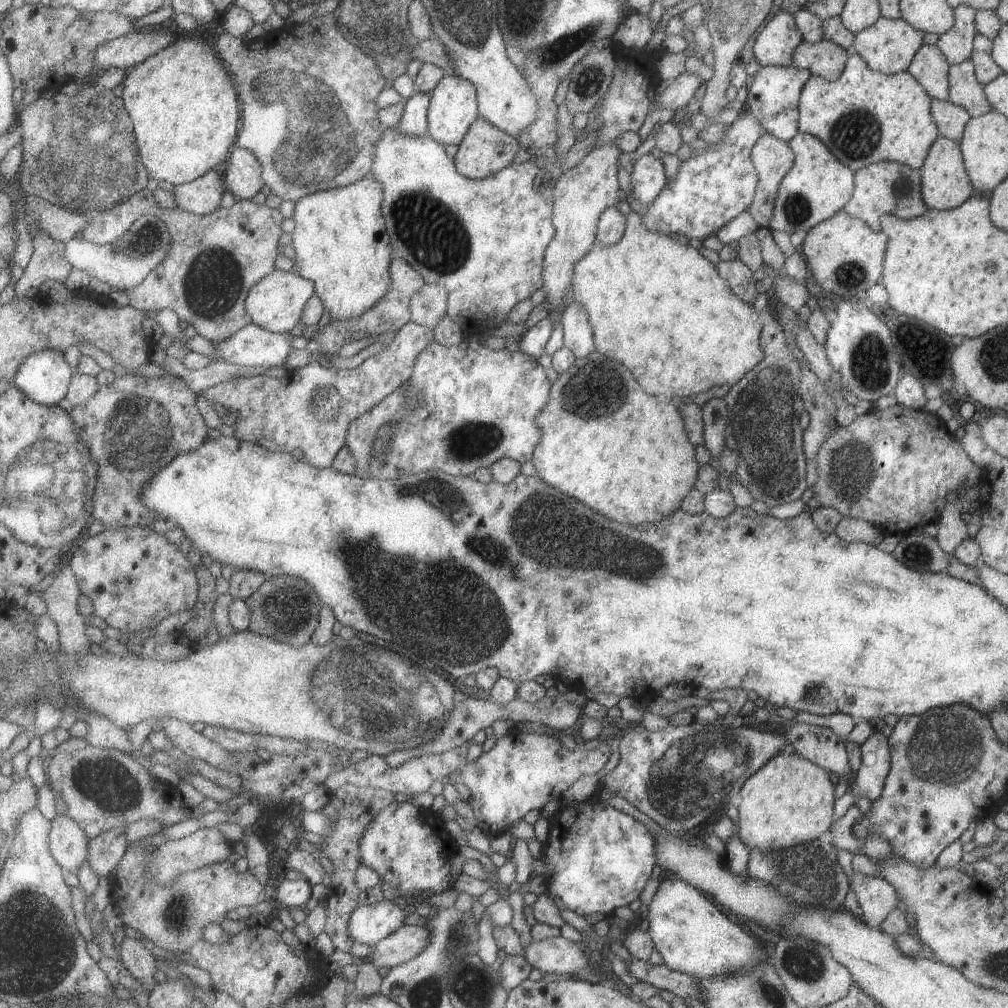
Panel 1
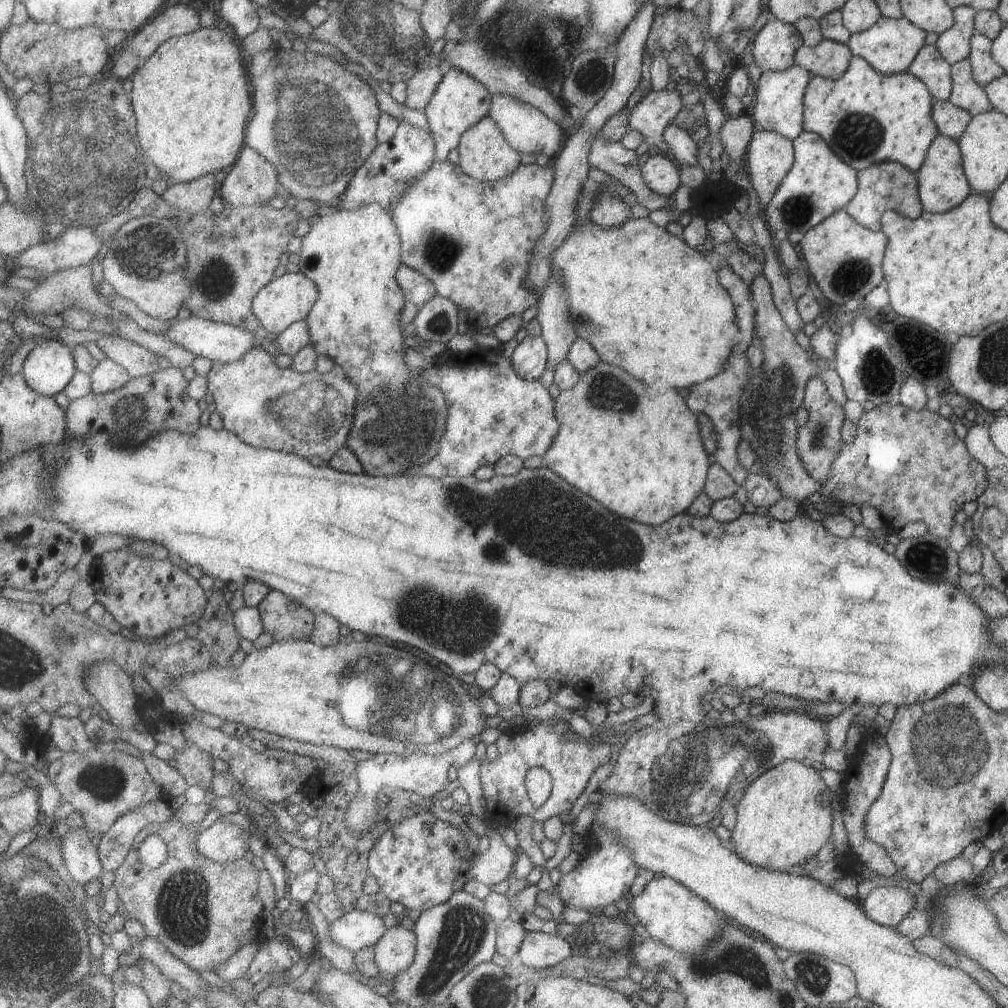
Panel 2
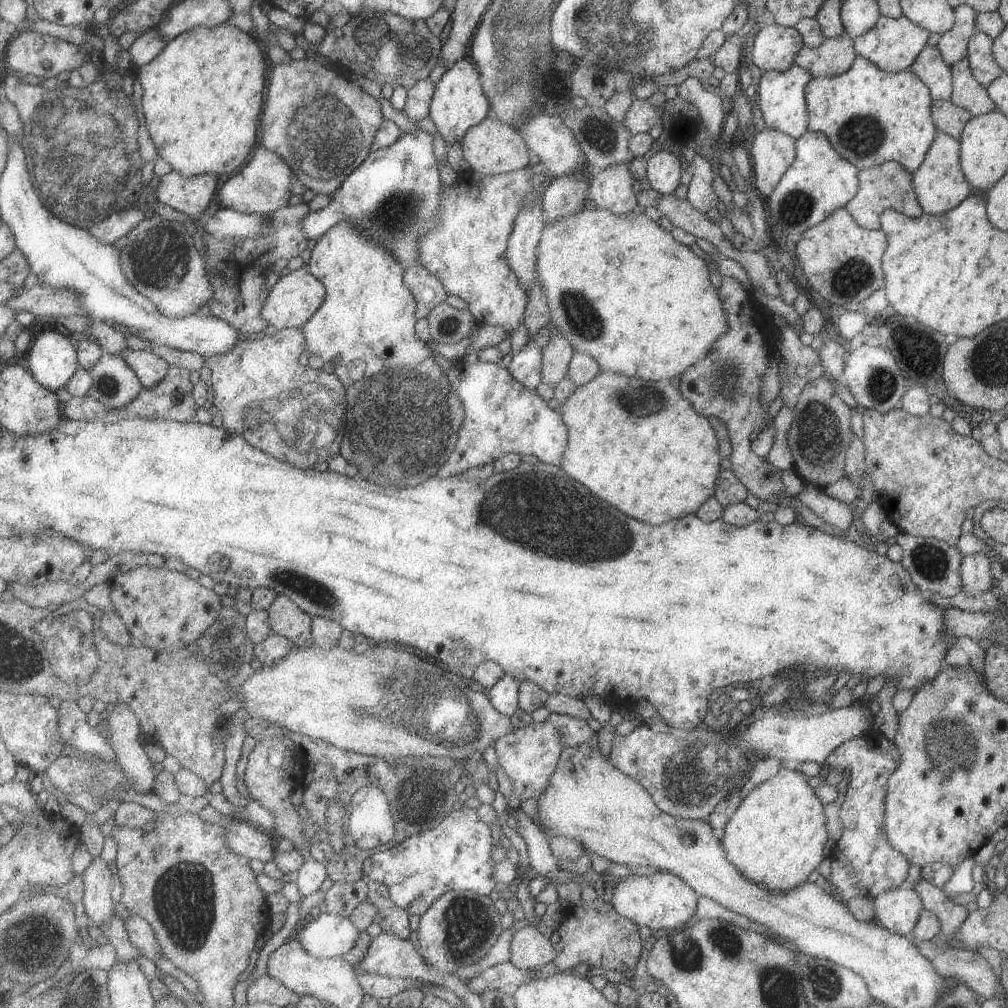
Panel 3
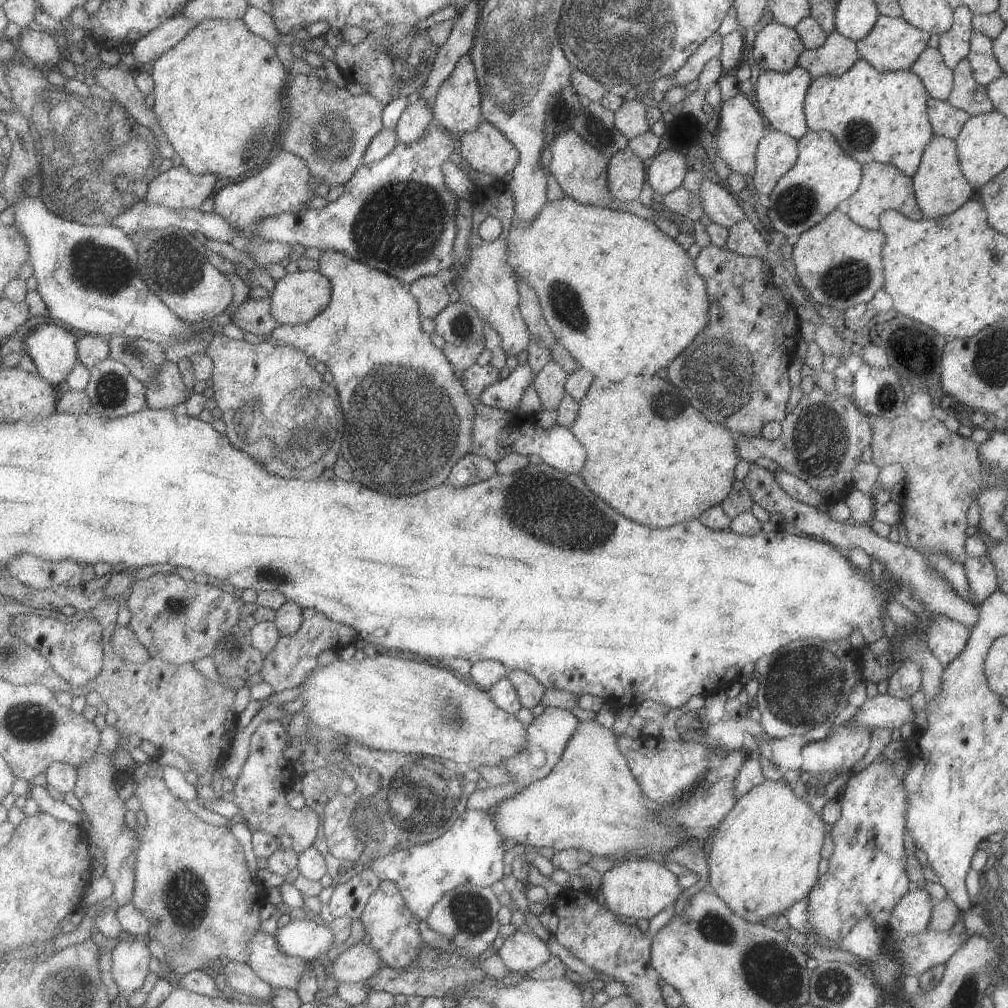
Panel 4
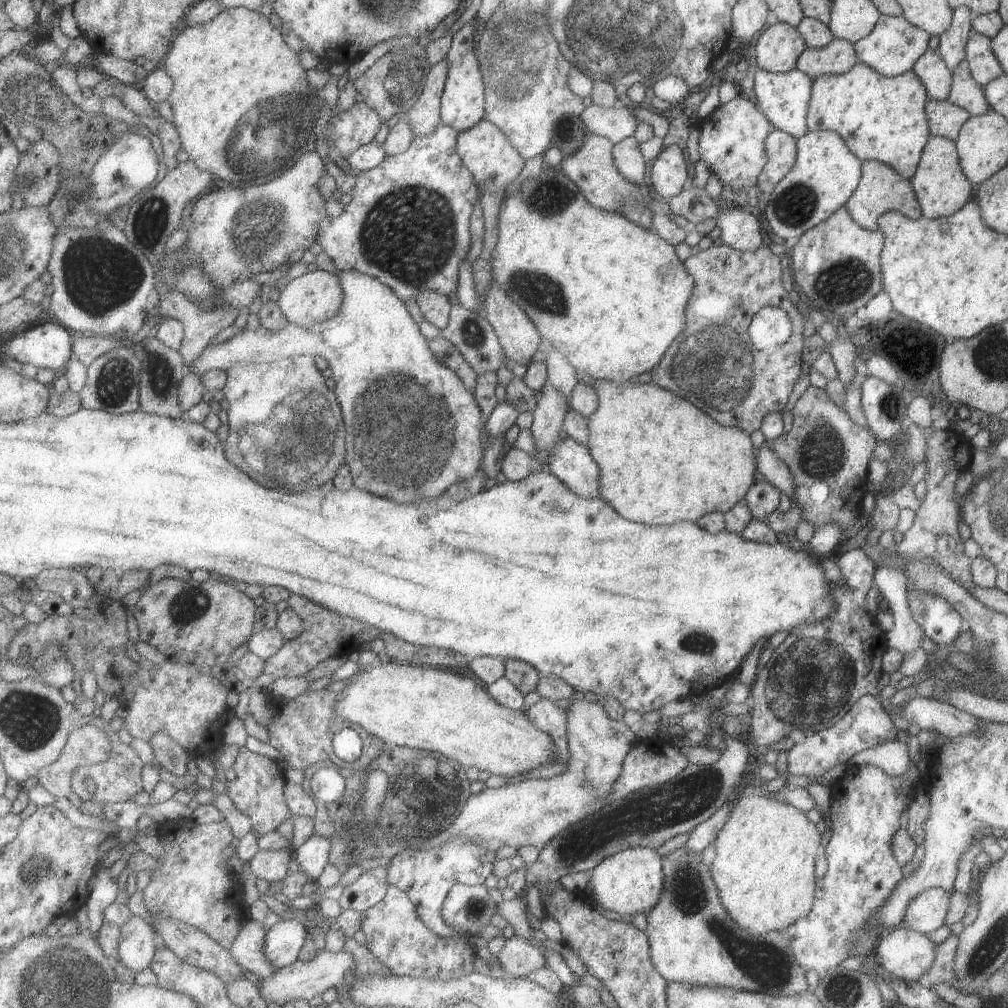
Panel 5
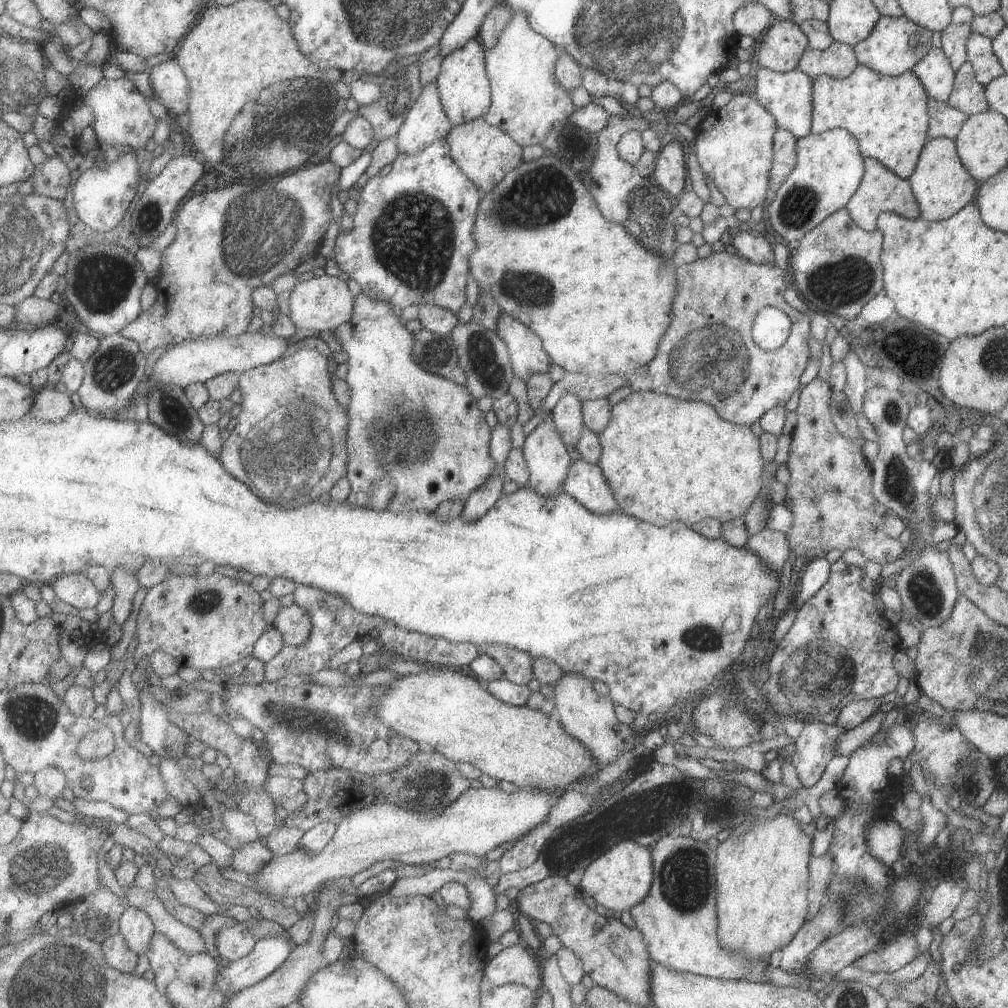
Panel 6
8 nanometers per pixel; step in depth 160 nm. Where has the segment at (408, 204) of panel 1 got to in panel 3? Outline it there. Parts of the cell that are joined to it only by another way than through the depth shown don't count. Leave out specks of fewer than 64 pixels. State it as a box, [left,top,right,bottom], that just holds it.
[418,165,552,336]

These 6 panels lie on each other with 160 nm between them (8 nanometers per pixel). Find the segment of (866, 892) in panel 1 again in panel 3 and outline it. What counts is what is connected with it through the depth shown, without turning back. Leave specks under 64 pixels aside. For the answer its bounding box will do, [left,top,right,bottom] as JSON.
[873,886,923,937]

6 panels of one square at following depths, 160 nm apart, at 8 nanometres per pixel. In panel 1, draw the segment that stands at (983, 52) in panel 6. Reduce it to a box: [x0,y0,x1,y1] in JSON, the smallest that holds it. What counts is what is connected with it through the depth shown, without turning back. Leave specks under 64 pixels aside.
[969,33,1002,85]

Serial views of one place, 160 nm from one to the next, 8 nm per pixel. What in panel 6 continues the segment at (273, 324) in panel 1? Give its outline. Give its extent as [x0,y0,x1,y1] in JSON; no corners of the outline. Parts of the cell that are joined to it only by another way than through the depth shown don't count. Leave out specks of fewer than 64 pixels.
[289,276,356,334]

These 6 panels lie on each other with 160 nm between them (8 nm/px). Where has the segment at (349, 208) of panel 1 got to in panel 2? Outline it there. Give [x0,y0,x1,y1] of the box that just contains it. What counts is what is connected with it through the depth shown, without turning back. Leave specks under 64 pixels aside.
[299,203,449,477]

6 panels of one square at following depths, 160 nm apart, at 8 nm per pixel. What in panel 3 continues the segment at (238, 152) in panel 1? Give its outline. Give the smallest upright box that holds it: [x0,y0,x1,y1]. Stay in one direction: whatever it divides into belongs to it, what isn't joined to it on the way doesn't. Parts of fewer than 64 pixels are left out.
[218,146,296,213]

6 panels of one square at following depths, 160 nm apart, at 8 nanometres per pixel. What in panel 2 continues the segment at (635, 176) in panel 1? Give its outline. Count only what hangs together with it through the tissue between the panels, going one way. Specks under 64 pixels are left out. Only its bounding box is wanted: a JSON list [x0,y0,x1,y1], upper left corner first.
[641,154,679,197]

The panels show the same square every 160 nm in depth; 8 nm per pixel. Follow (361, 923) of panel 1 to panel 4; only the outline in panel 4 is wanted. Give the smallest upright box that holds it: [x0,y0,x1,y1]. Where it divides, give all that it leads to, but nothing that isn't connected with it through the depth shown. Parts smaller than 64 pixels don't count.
[275,918,337,961]

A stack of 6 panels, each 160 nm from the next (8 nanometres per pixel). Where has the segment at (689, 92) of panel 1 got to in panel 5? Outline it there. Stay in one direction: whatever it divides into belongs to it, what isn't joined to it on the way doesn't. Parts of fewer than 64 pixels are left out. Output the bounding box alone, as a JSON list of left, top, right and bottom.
[579,103,638,145]

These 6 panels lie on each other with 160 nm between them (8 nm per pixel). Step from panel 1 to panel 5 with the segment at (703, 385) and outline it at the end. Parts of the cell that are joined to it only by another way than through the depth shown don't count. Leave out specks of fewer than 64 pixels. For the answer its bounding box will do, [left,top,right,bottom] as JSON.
[487,164,694,381]

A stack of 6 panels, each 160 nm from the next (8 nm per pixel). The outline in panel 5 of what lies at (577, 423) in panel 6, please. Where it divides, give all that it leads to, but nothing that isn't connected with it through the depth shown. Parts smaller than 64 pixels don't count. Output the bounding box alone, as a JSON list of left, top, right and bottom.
[538,340,578,403]

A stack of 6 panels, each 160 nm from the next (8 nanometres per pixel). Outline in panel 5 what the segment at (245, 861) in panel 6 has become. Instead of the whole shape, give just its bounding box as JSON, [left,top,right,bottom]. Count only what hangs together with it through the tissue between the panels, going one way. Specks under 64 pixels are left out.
[250,849,294,881]

